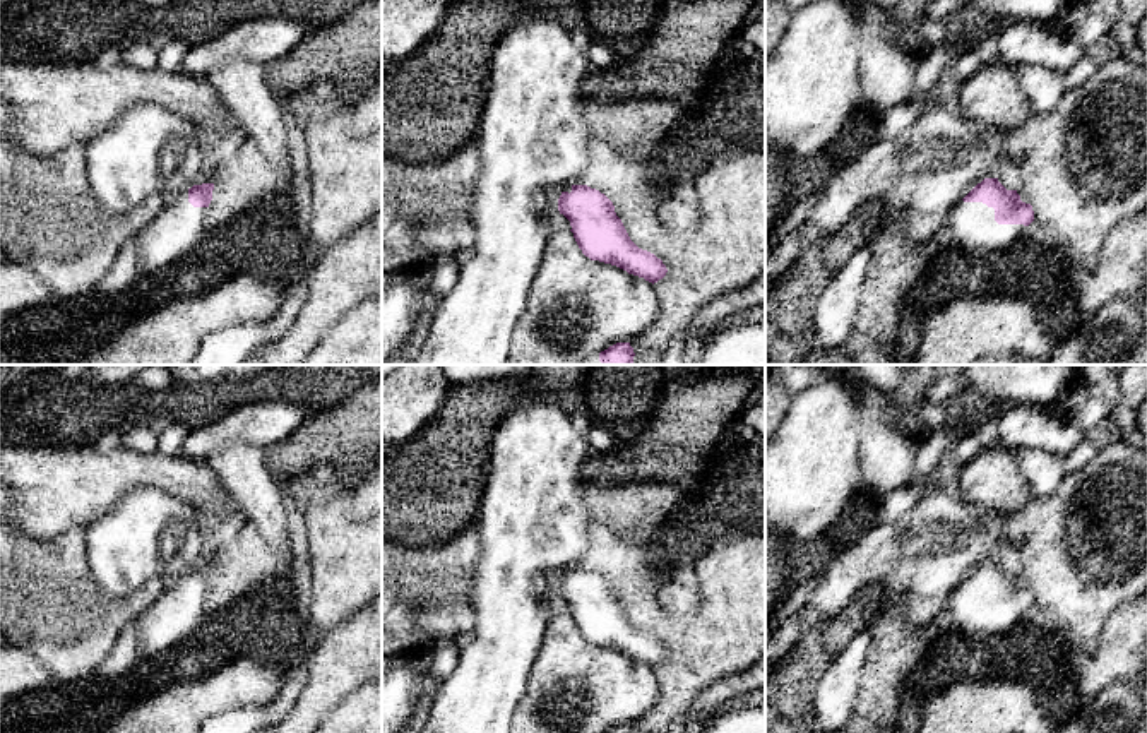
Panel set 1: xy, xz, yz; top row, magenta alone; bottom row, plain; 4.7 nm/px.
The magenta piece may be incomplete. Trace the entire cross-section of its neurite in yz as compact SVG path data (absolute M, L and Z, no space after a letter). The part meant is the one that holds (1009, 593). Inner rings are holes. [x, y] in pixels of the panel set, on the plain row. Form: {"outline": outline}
{"outline": "M984 562L954 593L935 622L940 634L990 637L1013 629L1034 605L1031 587L1017 574L1007 574L998 562Z"}

